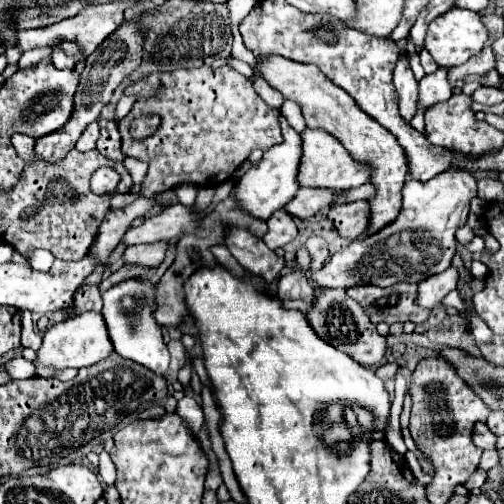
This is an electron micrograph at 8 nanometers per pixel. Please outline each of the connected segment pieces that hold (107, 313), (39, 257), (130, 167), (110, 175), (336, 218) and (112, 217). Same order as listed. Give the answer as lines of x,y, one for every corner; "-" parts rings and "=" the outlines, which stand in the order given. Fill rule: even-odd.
126,279
114,287
110,287
102,297
104,297
104,307
102,307
102,317
108,325
108,335
110,341
114,345
114,351
118,355
122,355
124,359
132,359
140,365
144,365
146,369
164,375
168,371
168,363
170,363
170,355
168,355
168,347
164,343
164,335
160,325
154,319
154,311
156,311
156,285
146,281
146,279
-
124,297
134,297
134,303
138,305
136,311
128,313
122,307
122,299
=
40,249
40,251
30,251
24,255
24,259
30,263
32,269
38,269
38,271
48,271
48,267
54,263
54,255
50,255
48,251
=
126,156
126,159
122,163
130,173
133,183
141,185
145,179
148,164
128,156
=
102,167
98,169
94,175
92,175
92,191
98,193
98,195
106,195
106,193
112,193
118,185
120,177
114,169
108,169
108,167
=
356,201
356,203
332,207
328,213
328,219
332,221
334,229
342,239
356,241
358,237
362,237
362,233
368,227
368,215
370,215
368,203
=
164,191
154,199
138,197
122,209
110,209
108,211
108,215
102,219
102,223
98,227
98,235
96,235
96,239
94,239
94,243
88,251
90,255
94,255
98,259
98,265
104,265
108,261
110,253
118,247
118,243
122,239
122,233
126,233
126,229
132,225
132,221
136,217
144,217
160,201
176,203
178,199
176,199
174,191

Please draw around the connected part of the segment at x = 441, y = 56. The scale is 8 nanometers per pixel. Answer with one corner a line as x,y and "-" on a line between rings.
450,9
428,25
424,47
440,67
456,67
462,65
470,55
482,51
484,41
488,39
488,31
480,21
480,15
468,9

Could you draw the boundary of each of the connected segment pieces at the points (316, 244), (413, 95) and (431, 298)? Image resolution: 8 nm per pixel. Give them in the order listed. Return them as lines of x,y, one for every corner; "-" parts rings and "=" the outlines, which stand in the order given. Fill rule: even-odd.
310,237
306,241
306,247
312,255
312,271
318,271
322,269
326,257
328,257
328,241
322,239
322,237
=
400,59
394,69
394,87
398,91
398,109
402,119
410,123
414,117
414,107
418,101
418,83
414,79
414,73
408,65
408,59
=
450,265
446,271
432,275
430,279
418,285
418,305
428,309
440,305
442,297
456,289
456,283
458,283
458,269

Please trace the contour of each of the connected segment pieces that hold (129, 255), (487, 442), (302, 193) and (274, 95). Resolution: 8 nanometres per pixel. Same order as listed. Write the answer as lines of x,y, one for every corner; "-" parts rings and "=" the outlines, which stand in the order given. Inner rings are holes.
156,241
148,245
134,245
124,251
126,263
140,263
144,267
158,267
164,259
164,253
168,249
166,241
=
476,423
474,431
472,431
472,441
476,447
480,449
494,449
496,445
496,435
488,431
486,423
=
306,187
306,189
300,189
298,195
294,195
294,199
284,207
284,211
298,219
310,219
310,217
318,215
322,209
328,209
334,195
338,195
338,191
=
254,77
252,79
252,83
254,83
254,89
256,89
256,93
270,105
270,107
274,107
274,109
280,109
282,107
282,103
284,103
284,97
276,91
276,89
272,89
262,77

